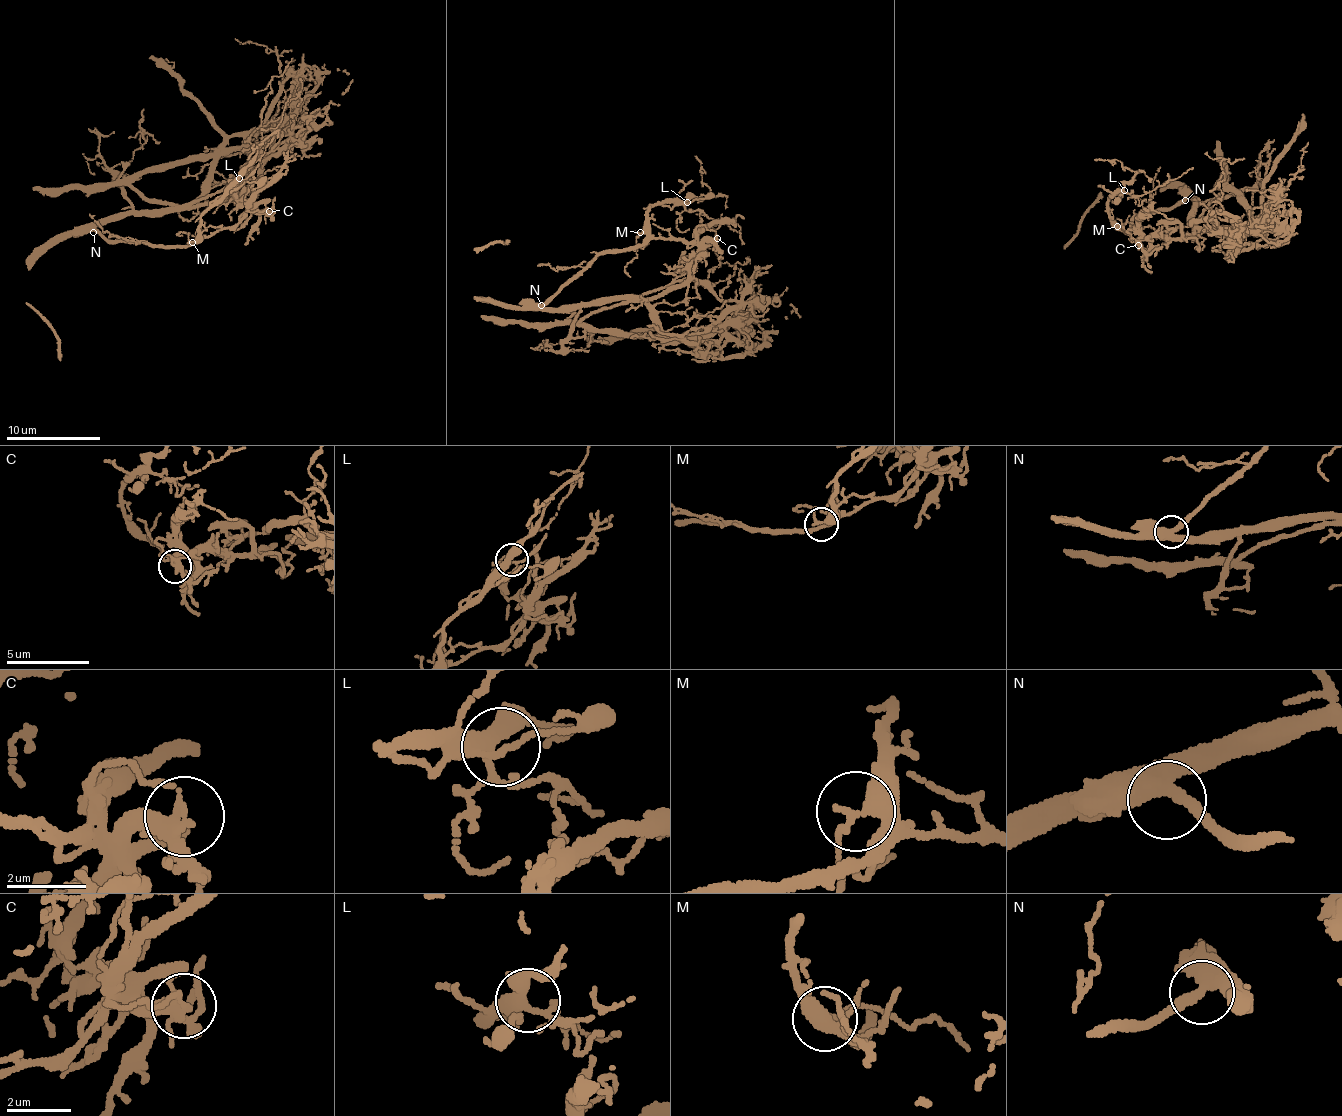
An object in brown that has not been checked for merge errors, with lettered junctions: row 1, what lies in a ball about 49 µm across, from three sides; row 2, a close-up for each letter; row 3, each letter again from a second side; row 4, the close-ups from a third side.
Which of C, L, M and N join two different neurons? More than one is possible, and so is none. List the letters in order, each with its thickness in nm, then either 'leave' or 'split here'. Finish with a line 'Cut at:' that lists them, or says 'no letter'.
C: calibre 280 nm; split here
L: calibre 360 nm; leave
M: calibre 320 nm; leave
N: calibre 400 nm; leave
Cut at: C

